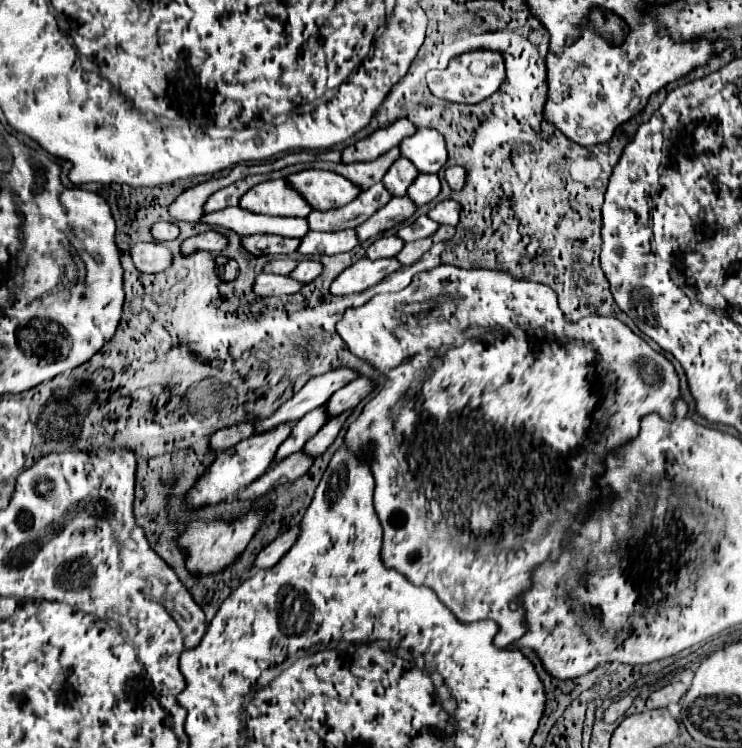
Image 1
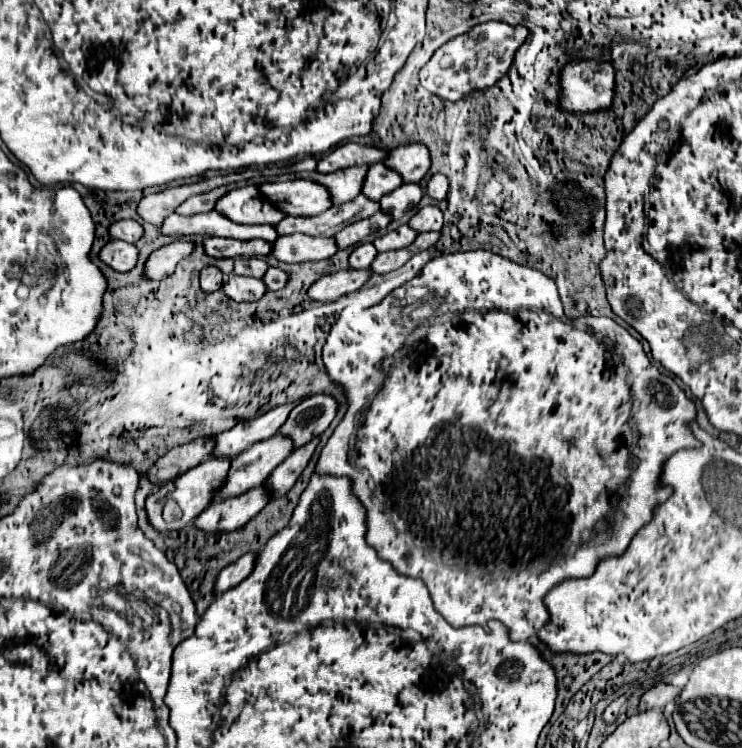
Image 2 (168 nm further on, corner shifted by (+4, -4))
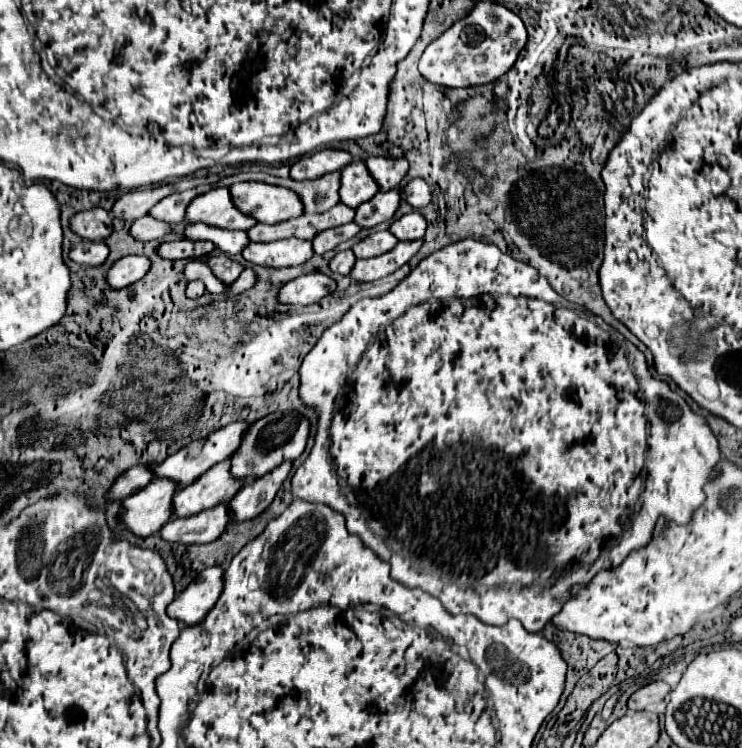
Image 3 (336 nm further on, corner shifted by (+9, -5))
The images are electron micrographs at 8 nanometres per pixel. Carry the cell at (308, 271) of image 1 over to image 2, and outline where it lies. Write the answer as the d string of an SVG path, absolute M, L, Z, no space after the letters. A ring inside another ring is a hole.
M268 268L264 274L264 284L268 290L280 290L280 286L284 286L288 280L288 274L284 274L280 268Z

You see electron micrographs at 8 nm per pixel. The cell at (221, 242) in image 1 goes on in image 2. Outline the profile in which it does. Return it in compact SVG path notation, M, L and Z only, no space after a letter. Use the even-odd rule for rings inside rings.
M174 240L170 244L154 250L144 264L144 274L142 276L146 280L162 280L162 278L170 276L174 272L176 264L184 256L188 256L192 252L192 248L194 248L194 244L190 244L190 242Z

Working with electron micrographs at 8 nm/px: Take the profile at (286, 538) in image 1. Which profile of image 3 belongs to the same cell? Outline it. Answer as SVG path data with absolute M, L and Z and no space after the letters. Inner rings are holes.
M223 567L203 571L203 575L199 575L199 579L195 579L187 591L183 591L183 595L175 597L175 601L167 607L167 613L187 625L203 619L223 591L223 573Z

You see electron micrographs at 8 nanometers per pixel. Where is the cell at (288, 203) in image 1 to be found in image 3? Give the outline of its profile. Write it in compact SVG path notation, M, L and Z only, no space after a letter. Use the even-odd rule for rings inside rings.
M227 187L211 189L191 201L187 209L187 221L203 221L223 229L241 229L247 231L249 227L257 225L257 219L239 211L233 203L233 195Z

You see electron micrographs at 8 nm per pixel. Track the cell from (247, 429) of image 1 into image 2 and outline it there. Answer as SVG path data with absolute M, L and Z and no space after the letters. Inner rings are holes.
M198 438L190 444L172 448L170 452L166 452L162 458L158 458L150 470L148 470L148 480L154 486L162 486L164 482L170 482L174 478L178 478L180 474L184 474L186 470L190 470L192 466L200 464L208 452L212 450L210 438Z

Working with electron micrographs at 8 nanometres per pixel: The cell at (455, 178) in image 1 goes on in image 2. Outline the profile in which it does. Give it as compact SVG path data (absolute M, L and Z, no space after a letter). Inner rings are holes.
M442 174L430 176L430 180L426 182L426 194L434 200L444 200L448 194L448 180Z

